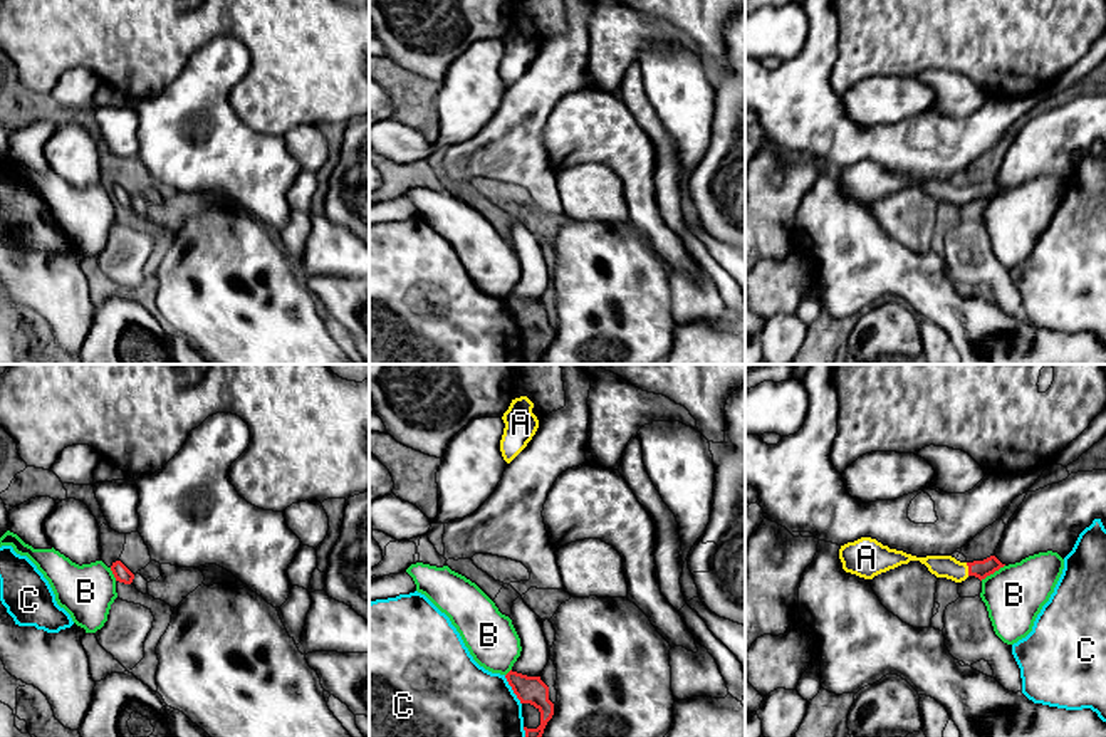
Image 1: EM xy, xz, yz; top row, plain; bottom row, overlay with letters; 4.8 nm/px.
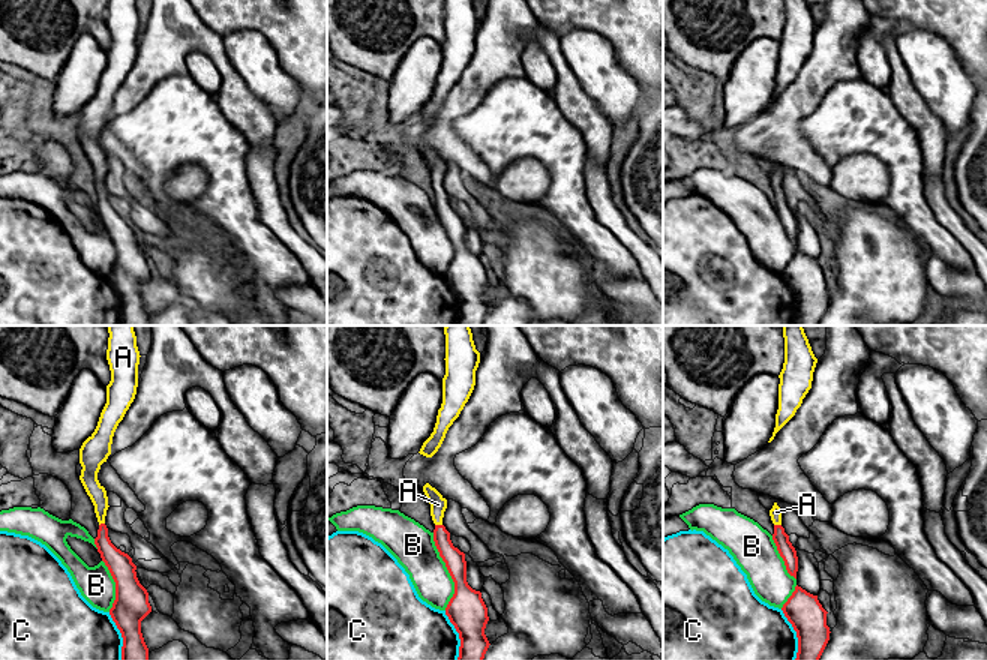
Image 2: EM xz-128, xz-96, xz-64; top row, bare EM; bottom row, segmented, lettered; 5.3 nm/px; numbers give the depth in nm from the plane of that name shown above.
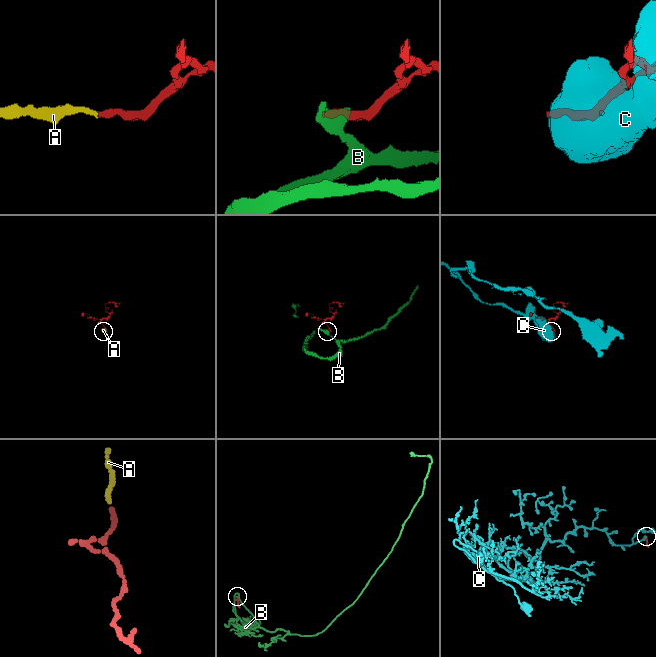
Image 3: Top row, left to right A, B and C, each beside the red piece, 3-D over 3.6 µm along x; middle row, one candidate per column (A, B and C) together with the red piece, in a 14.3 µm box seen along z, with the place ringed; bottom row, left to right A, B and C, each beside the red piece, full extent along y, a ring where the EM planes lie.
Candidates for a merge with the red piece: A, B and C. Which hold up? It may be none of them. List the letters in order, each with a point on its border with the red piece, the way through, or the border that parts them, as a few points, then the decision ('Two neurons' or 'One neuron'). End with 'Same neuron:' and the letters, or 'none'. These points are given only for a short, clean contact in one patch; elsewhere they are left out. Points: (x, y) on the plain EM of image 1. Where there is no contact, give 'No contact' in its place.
A: Touches red at yz (969, 193). Path across: yz (980, 193), (969, 193), (942, 190). One neuron
B: Touches red at yz (992, 197). Boundary: yz (1004, 188), (980, 203). Two neurons
C: Touches red at xz (512, 313). Two neurons
Same neuron: A

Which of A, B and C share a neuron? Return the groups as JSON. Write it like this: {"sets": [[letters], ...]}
{"sets": [["A"], ["B"], ["C"]]}

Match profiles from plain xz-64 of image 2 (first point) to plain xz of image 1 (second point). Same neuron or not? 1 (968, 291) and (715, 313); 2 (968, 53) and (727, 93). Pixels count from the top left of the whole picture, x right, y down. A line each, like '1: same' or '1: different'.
1: same
2: different

